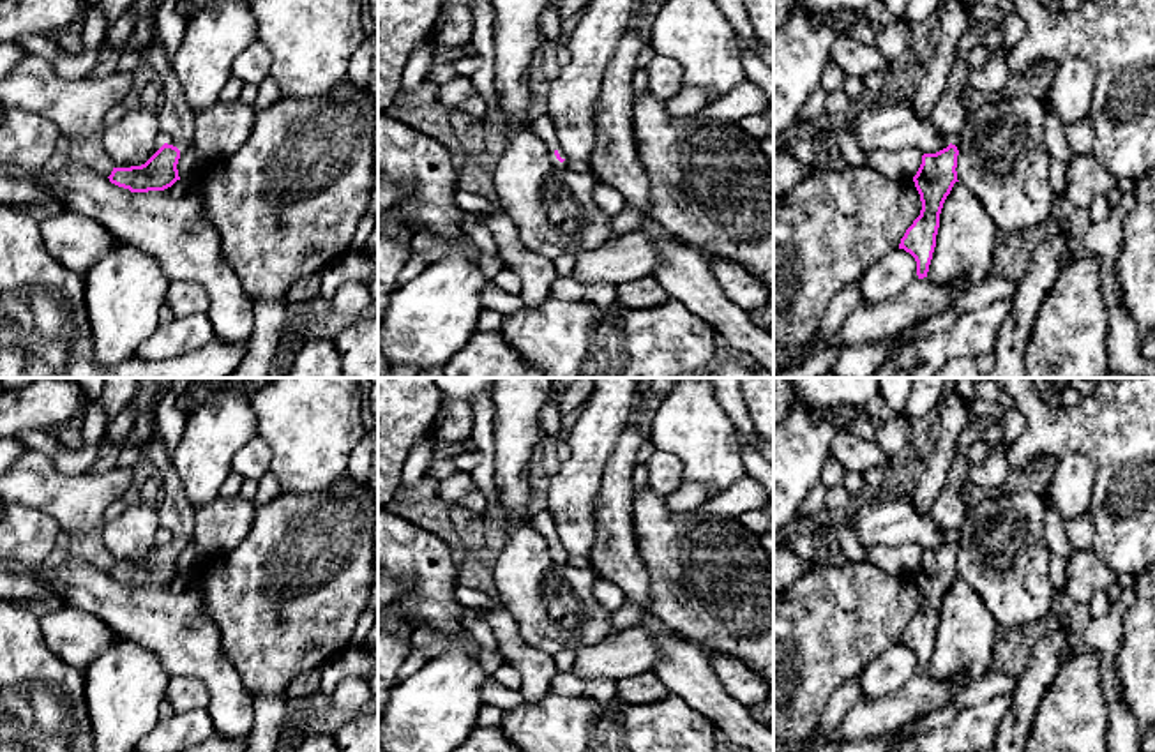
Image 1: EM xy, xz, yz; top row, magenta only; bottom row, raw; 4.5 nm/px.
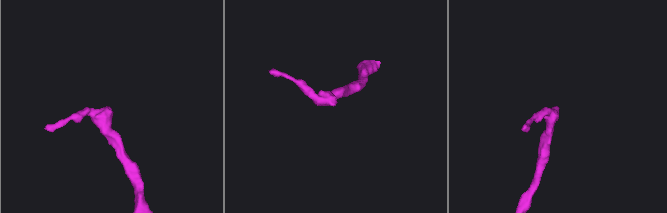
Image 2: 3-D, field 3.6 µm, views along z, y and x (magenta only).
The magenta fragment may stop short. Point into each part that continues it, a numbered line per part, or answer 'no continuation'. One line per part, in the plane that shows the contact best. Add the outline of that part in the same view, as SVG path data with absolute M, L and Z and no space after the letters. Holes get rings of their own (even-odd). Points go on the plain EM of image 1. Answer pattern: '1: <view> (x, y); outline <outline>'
1: xy (175, 514); outline M159 401L154 404L152 413L152 445L150 459L159 468L161 480L164 485L164 496L157 503L157 515L162 537L185 545L192 540L194 533L194 508L191 507L178 473L171 462L171 457L166 452L162 436L155 429L155 410Z

